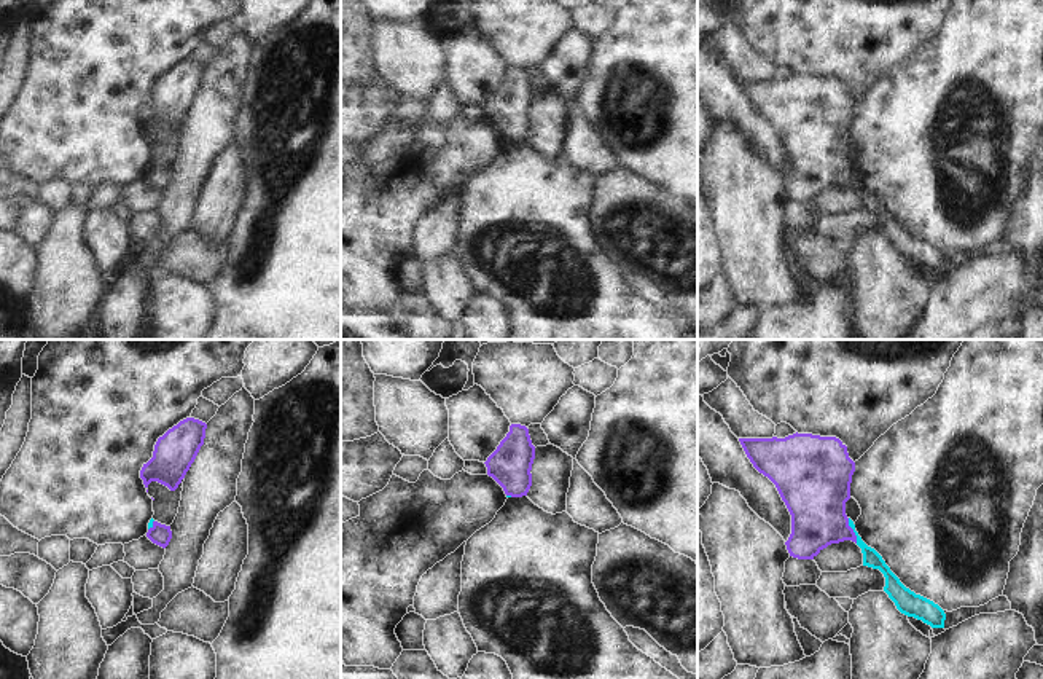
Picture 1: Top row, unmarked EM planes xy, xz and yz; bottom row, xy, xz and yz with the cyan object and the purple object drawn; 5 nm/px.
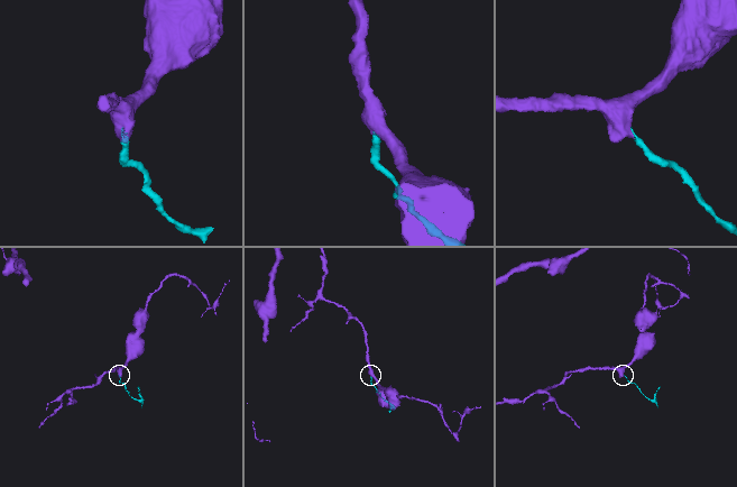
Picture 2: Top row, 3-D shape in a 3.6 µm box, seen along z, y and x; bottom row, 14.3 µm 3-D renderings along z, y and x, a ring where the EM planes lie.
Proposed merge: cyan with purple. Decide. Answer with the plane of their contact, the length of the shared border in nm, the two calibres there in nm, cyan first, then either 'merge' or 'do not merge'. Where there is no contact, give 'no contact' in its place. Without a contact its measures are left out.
meets cyan in yz; contact 140 nm long; 90 nm thick on the cyan side, 300 nm on the other; merge

